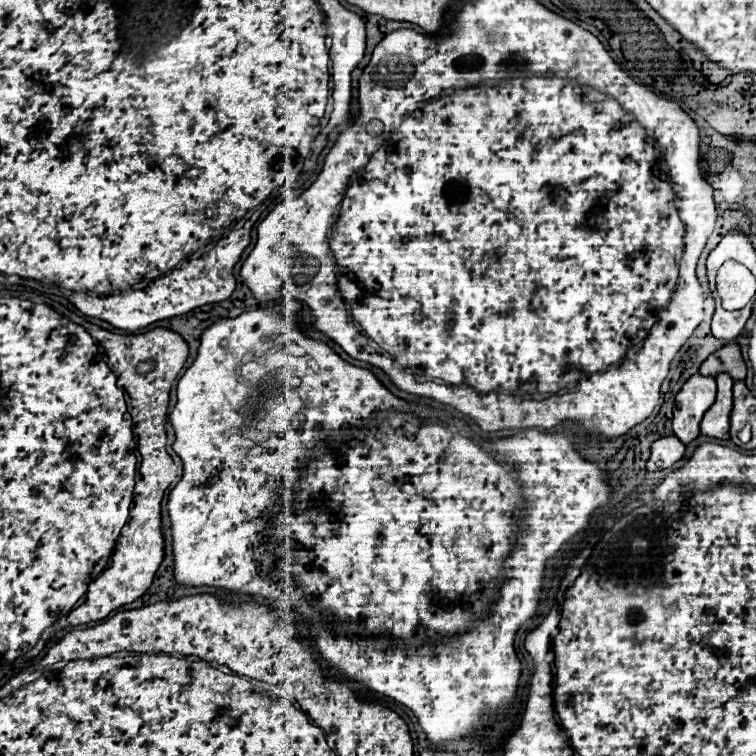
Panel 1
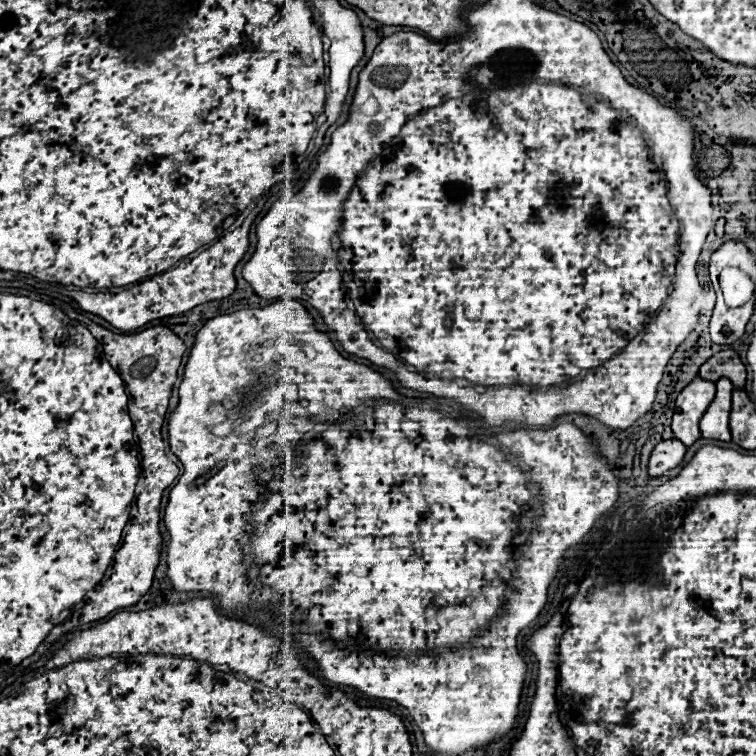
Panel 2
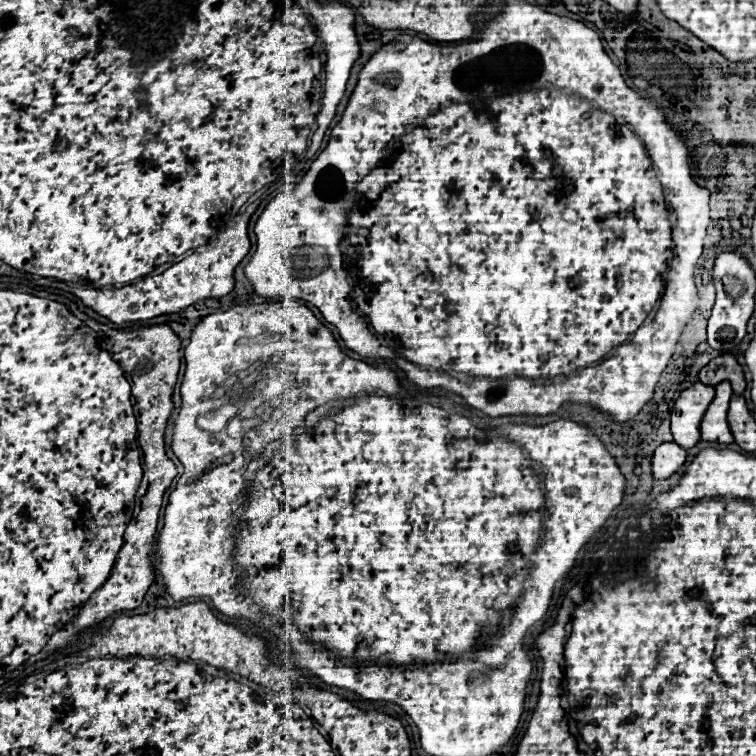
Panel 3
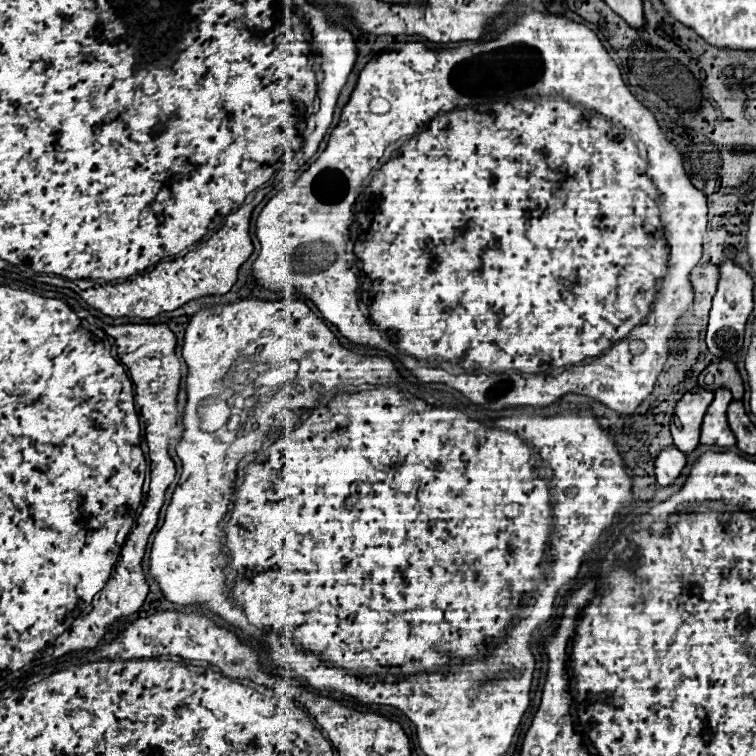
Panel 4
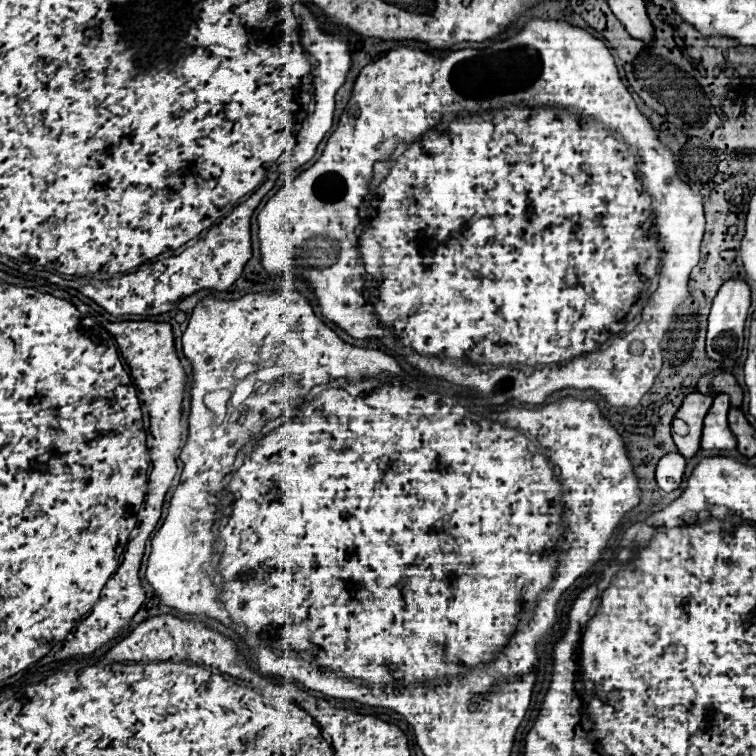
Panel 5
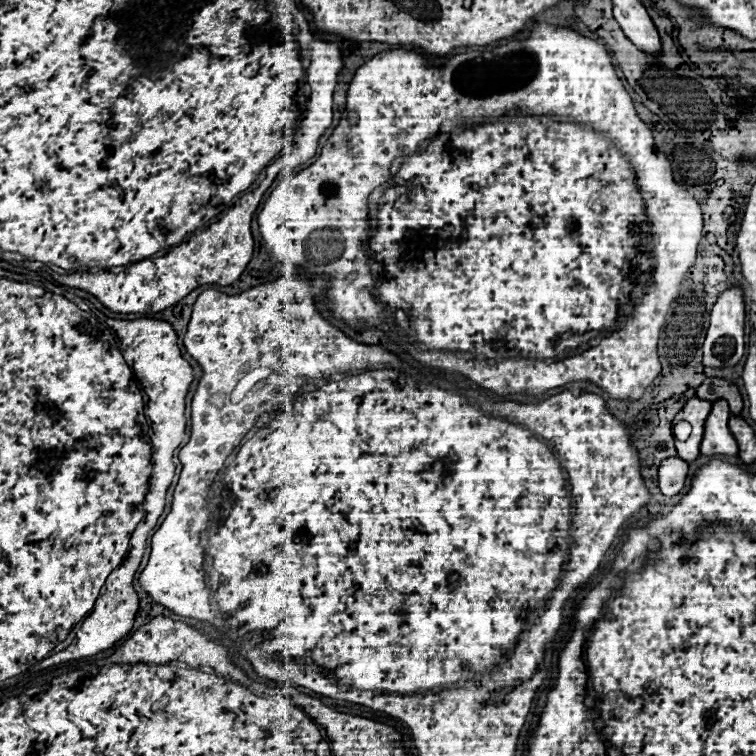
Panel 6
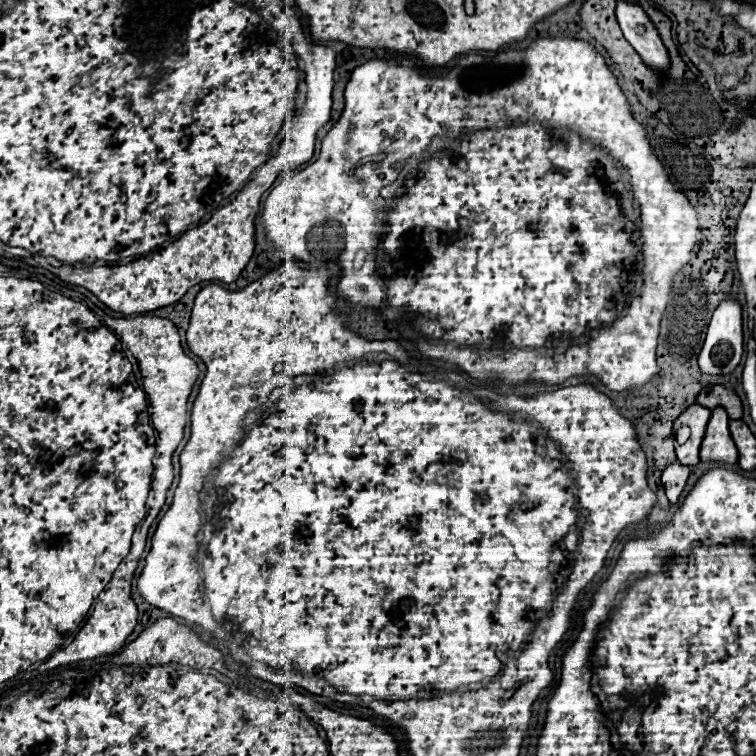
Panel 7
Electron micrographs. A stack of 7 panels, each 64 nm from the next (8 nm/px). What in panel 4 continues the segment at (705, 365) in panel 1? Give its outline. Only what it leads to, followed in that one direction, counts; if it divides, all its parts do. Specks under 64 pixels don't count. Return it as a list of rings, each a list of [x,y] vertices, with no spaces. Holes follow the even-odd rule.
[[[720,358],[716,364],[710,364],[702,370],[702,374],[698,376],[698,386],[708,388],[708,390],[716,390],[716,388],[730,388],[732,396],[736,400],[742,400],[744,394],[744,384],[742,378],[738,374],[736,364],[730,358]]]

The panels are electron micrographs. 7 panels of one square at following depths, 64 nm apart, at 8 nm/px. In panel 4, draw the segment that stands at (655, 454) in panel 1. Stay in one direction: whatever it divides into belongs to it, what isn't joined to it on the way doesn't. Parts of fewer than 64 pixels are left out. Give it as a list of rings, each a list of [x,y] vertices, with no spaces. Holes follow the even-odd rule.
[[[666,446],[654,460],[654,472],[660,486],[668,486],[674,478],[680,476],[680,470],[686,464],[686,454],[676,446]]]

